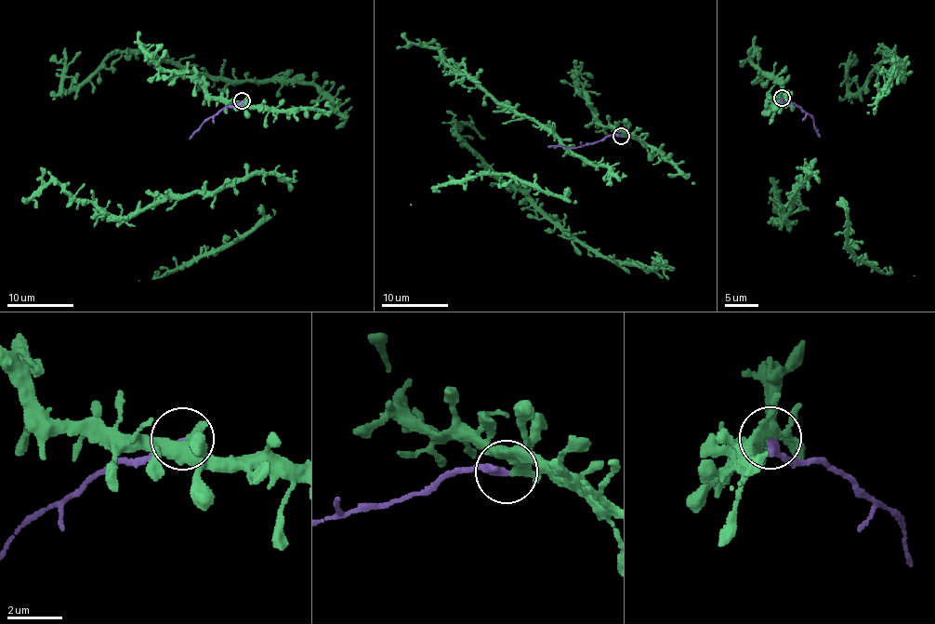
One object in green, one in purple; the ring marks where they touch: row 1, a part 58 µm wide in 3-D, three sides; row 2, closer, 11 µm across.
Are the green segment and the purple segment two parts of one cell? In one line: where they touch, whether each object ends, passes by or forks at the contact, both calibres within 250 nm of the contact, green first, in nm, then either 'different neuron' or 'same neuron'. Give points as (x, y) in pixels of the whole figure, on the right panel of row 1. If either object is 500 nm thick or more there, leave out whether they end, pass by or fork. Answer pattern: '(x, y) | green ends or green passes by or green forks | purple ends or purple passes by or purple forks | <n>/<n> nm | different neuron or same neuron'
(782, 98) | green ends | purple ends | 460/320 nm | different neuron

